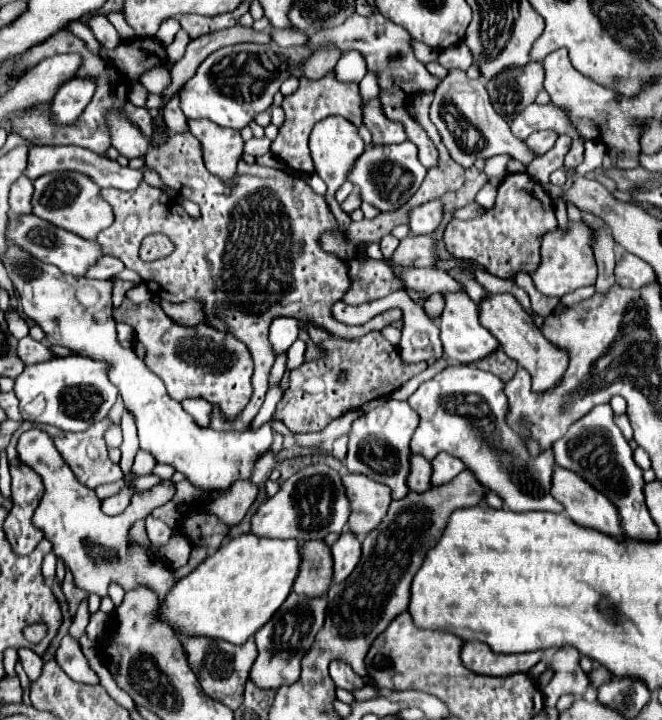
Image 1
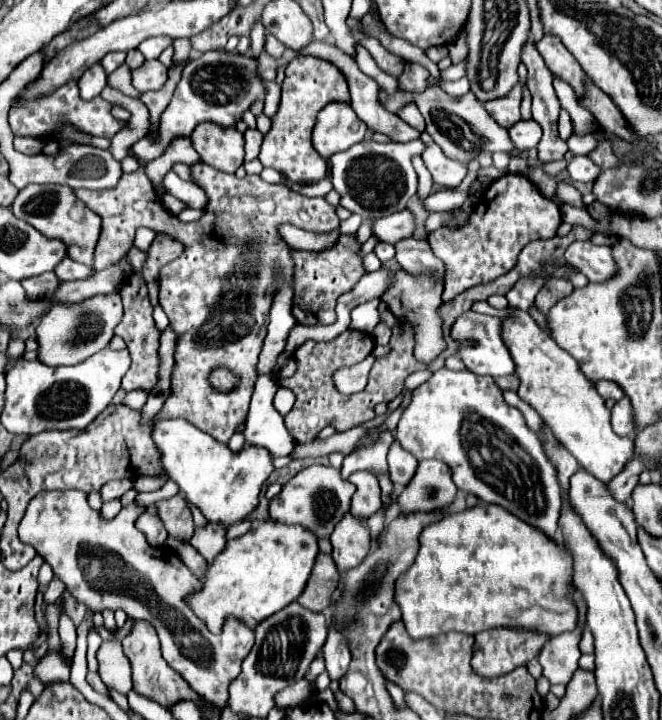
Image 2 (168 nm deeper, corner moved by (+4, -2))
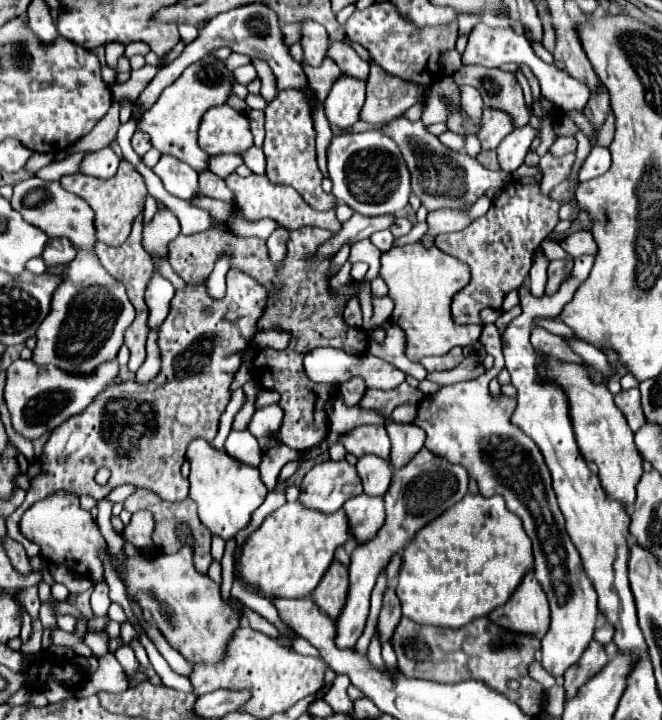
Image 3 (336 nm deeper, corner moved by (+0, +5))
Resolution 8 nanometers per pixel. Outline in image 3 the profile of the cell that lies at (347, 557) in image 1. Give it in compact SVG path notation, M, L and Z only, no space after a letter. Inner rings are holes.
M366 493L352 497L344 503L344 509L350 519L350 531L356 537L356 543L374 539L378 529L384 523L384 497L370 497Z

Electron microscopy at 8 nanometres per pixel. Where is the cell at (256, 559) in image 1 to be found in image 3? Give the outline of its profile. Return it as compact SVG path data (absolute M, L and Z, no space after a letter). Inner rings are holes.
M286 503L282 509L266 517L266 521L248 537L242 557L238 561L238 573L244 583L258 585L262 593L270 597L300 599L310 595L320 583L322 575L334 561L334 551L354 541L346 511L322 513L304 505Z

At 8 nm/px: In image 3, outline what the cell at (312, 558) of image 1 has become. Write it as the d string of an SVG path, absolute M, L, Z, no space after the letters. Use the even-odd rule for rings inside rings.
M334 561L326 571L322 583L312 591L310 597L326 615L338 619L346 603L346 591L348 591L348 569L340 561Z

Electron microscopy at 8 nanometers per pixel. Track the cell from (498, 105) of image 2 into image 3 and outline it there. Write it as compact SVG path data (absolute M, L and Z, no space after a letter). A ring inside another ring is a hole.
M484 109L484 117L482 117L482 127L478 131L478 139L482 149L496 149L500 145L500 141L514 129L510 117L502 111L494 111L494 109Z

